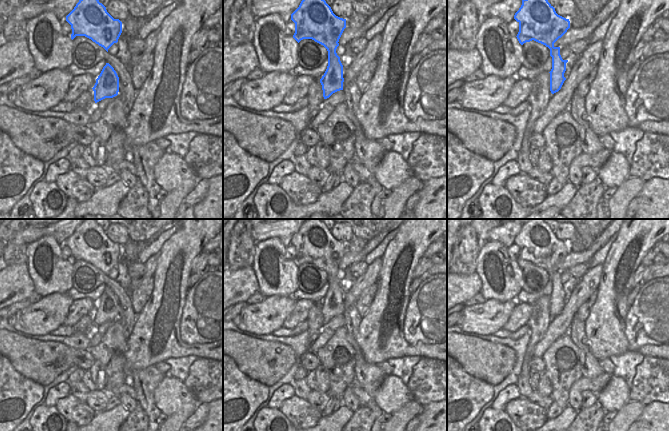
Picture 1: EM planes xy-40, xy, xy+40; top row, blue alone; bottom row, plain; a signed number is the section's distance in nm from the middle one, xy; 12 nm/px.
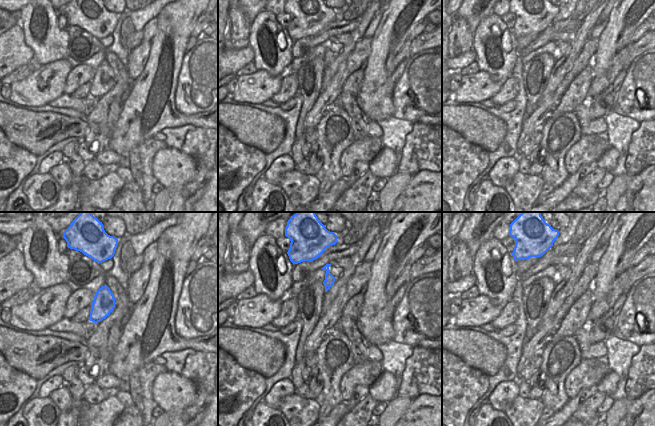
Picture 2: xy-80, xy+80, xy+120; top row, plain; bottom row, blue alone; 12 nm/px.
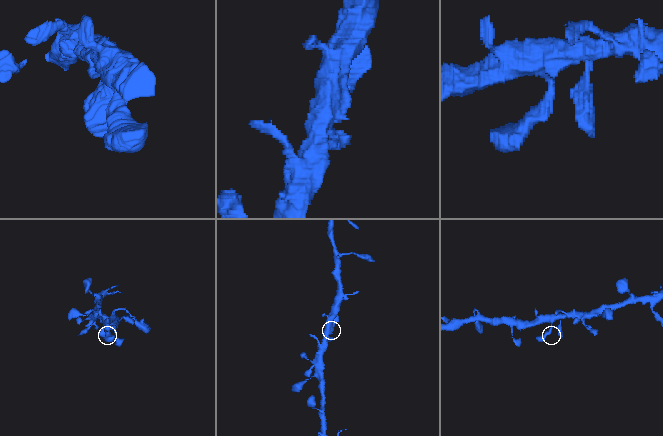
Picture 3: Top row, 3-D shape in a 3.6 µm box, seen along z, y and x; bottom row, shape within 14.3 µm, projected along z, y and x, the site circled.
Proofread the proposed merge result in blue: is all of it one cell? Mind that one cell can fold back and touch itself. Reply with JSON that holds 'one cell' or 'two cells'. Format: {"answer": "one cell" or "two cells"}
{"answer": "one cell"}

